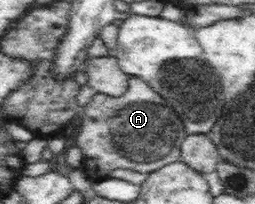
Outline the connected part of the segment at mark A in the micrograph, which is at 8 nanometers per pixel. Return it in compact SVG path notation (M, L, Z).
M140 77L129 78L127 91L119 97L111 97L102 93L96 93L92 100L81 108L77 122L80 130L75 138L76 147L83 154L82 170L93 182L100 178L108 177L117 168L136 170L144 174L153 173L155 170L168 166L179 158L179 146L185 135L182 121L178 114L154 89L148 86Z

